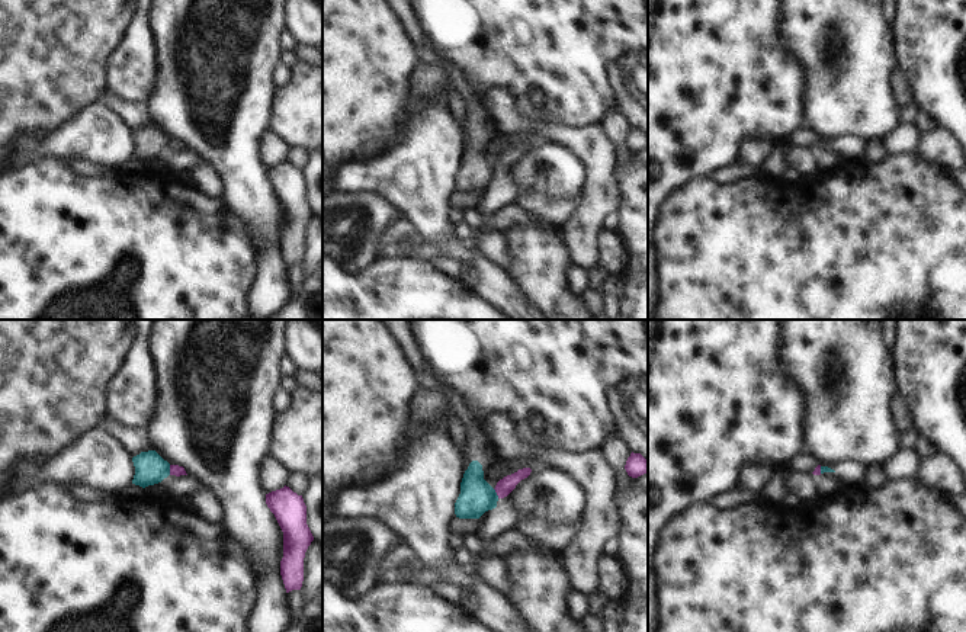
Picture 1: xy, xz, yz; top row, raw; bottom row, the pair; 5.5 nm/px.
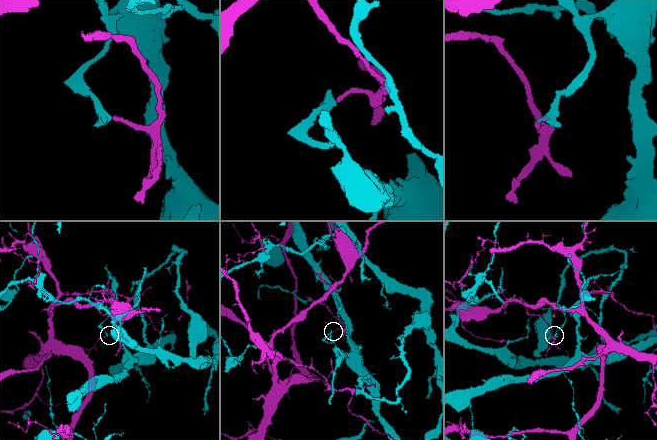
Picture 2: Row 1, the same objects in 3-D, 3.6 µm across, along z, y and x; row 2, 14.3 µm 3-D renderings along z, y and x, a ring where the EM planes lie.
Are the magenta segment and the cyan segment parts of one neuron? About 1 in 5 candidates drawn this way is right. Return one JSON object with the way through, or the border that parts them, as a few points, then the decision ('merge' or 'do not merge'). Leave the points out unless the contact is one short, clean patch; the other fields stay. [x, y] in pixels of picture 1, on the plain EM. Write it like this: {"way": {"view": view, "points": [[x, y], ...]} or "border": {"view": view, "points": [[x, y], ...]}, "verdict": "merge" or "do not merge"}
{"verdict": "do not merge"}

